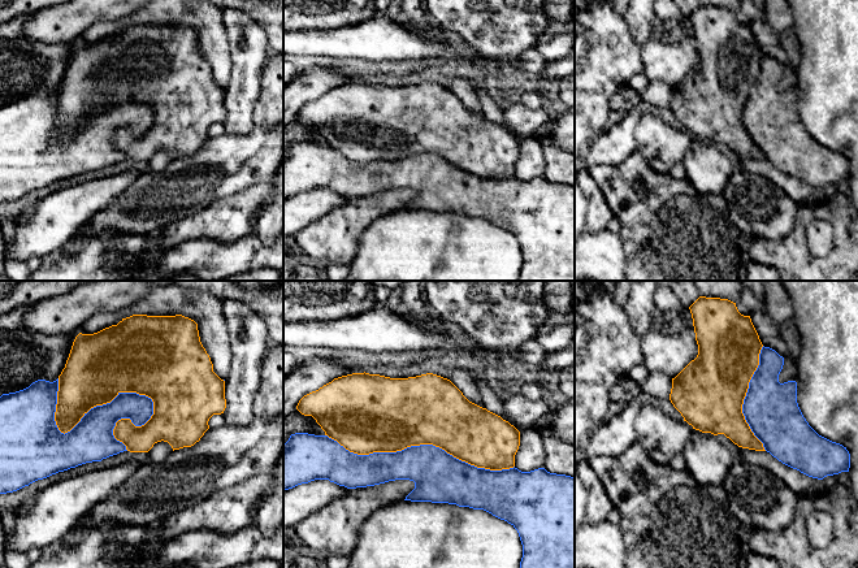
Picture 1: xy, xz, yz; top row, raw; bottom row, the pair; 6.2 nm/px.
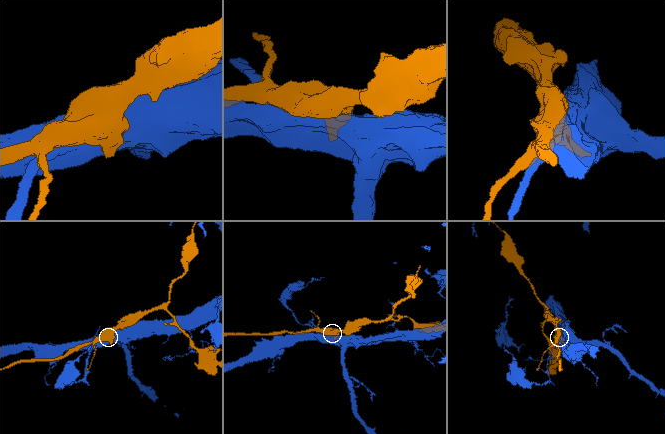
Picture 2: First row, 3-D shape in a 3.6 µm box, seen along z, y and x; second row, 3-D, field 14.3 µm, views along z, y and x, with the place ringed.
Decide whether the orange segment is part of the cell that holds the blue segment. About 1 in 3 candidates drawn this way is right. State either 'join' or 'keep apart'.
keep apart

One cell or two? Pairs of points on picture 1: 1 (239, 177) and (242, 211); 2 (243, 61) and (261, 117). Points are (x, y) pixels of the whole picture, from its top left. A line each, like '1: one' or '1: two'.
1: two
2: two

